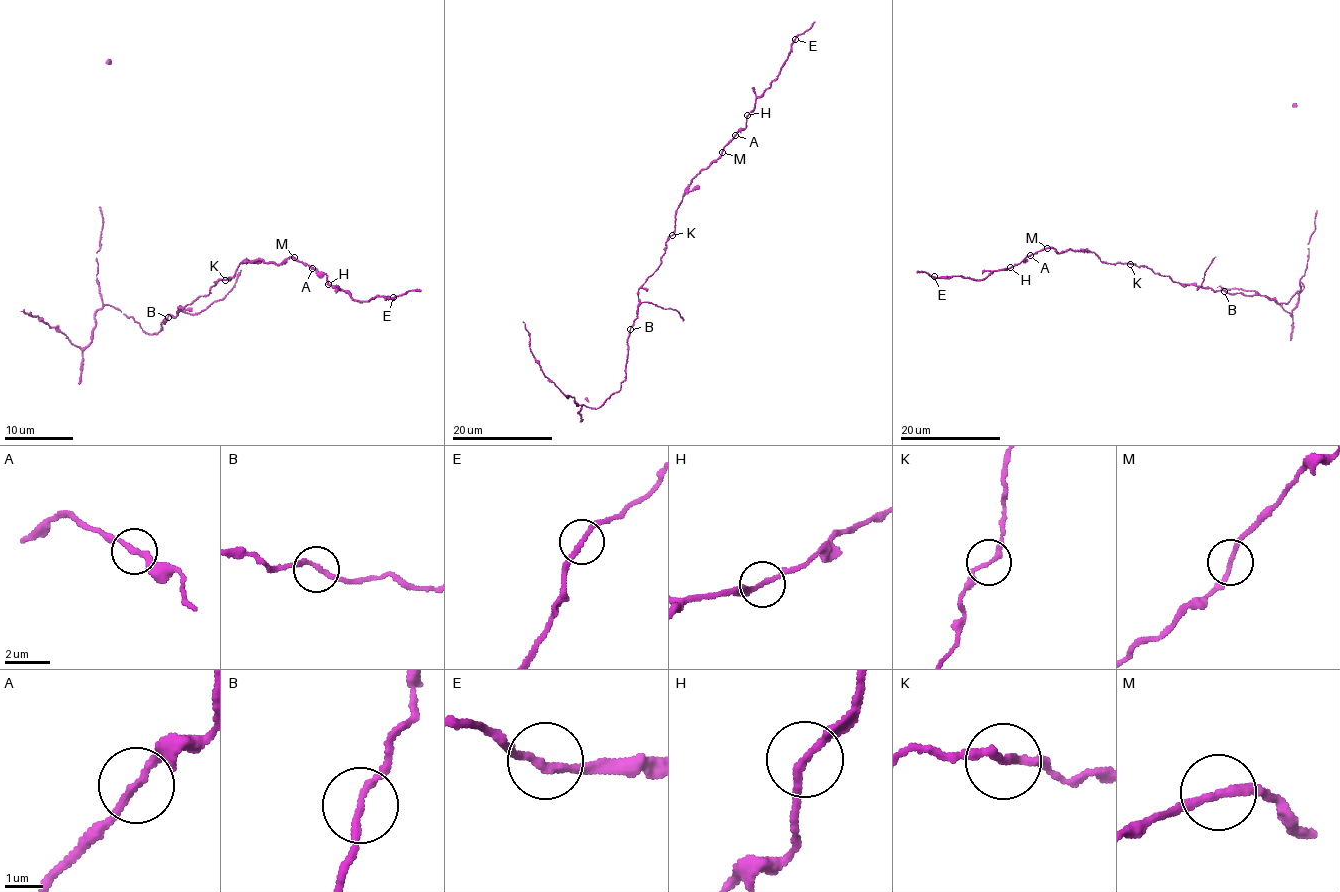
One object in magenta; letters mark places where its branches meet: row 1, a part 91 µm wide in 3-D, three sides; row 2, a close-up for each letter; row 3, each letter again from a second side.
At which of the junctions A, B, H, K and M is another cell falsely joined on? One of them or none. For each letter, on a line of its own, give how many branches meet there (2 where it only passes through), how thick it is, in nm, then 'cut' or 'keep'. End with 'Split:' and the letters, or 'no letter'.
A: 2 branches meet; 190 nm thick; keep
B: 2 branches meet; 180 nm thick; keep
H: 2 branches meet; 200 nm thick; keep
K: 2 branches meet; 200 nm thick; keep
M: 2 branches meet; 200 nm thick; keep
Split: no letter

